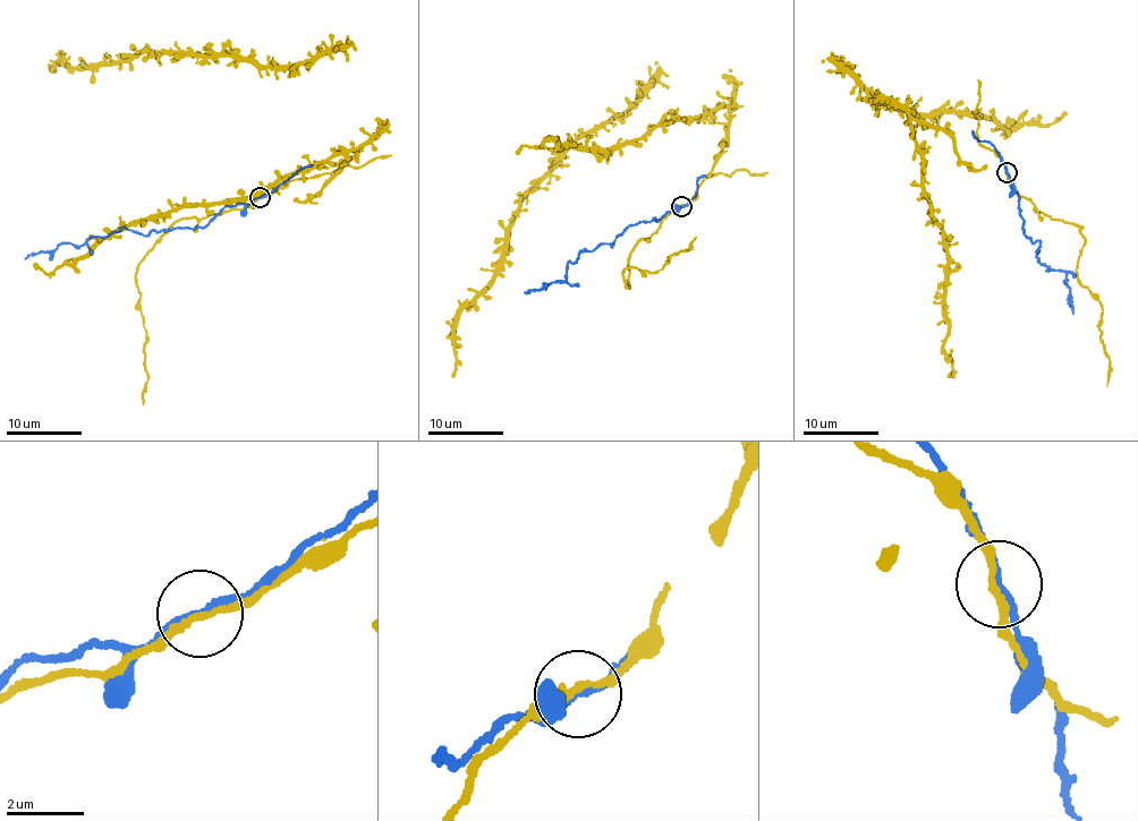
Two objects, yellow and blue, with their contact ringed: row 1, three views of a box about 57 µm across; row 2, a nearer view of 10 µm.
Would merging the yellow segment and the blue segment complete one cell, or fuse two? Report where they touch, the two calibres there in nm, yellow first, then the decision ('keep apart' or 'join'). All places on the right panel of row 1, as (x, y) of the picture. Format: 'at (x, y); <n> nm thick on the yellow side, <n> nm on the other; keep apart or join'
at (1007, 172); 160 nm thick on the yellow side, 200 nm on the other; join

